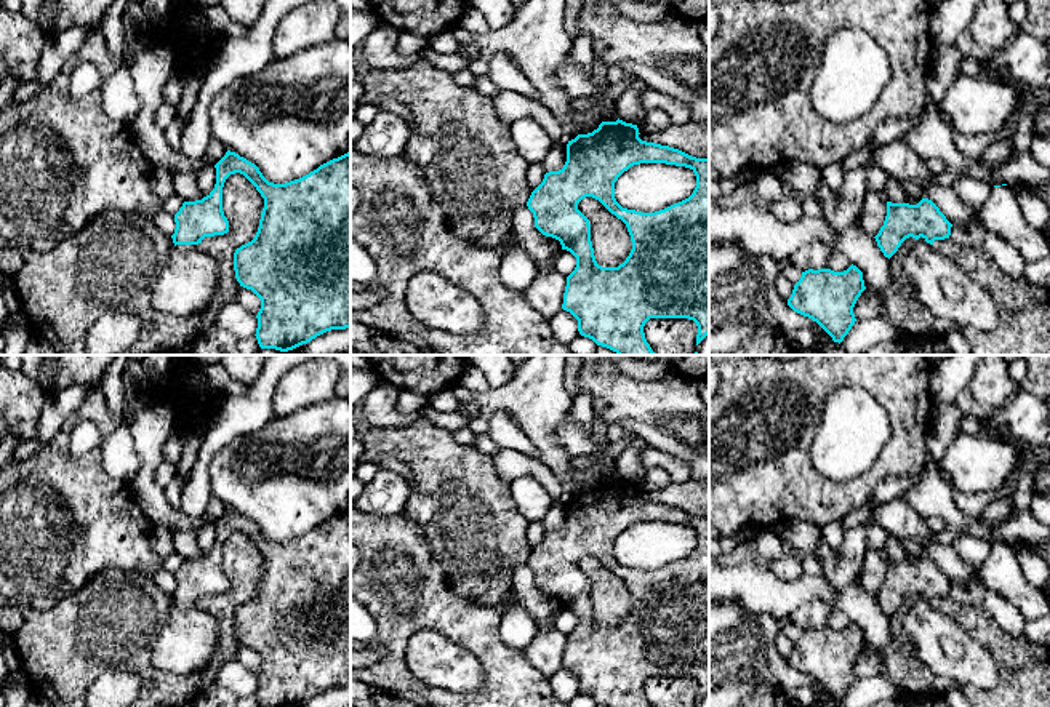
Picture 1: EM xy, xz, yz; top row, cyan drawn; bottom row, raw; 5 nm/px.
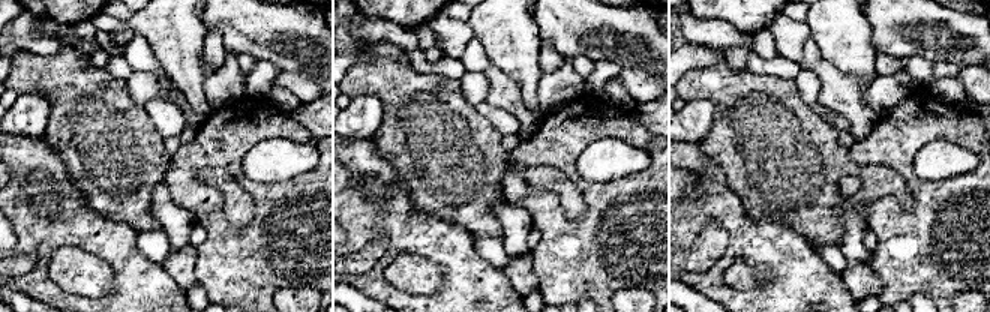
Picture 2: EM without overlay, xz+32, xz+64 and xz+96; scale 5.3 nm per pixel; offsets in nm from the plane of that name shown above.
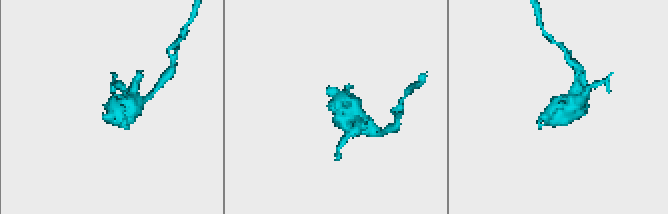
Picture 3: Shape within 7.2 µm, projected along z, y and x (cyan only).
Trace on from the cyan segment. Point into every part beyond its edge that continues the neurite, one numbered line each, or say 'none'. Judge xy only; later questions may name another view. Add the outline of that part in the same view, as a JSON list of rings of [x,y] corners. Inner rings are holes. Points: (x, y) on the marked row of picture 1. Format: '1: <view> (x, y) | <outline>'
1: xy (189, 280) | [[[176,245],[162,269],[150,302],[165,314],[189,317],[203,312],[219,288],[219,267],[202,245]]]

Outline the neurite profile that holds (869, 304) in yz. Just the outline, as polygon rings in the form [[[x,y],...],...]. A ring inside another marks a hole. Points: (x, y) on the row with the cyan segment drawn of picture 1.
[[[866,288],[858,298],[853,314],[856,320],[884,317],[885,309],[880,293]]]

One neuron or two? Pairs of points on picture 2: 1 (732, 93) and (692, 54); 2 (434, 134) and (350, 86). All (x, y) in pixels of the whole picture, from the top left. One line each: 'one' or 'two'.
1: two
2: one

